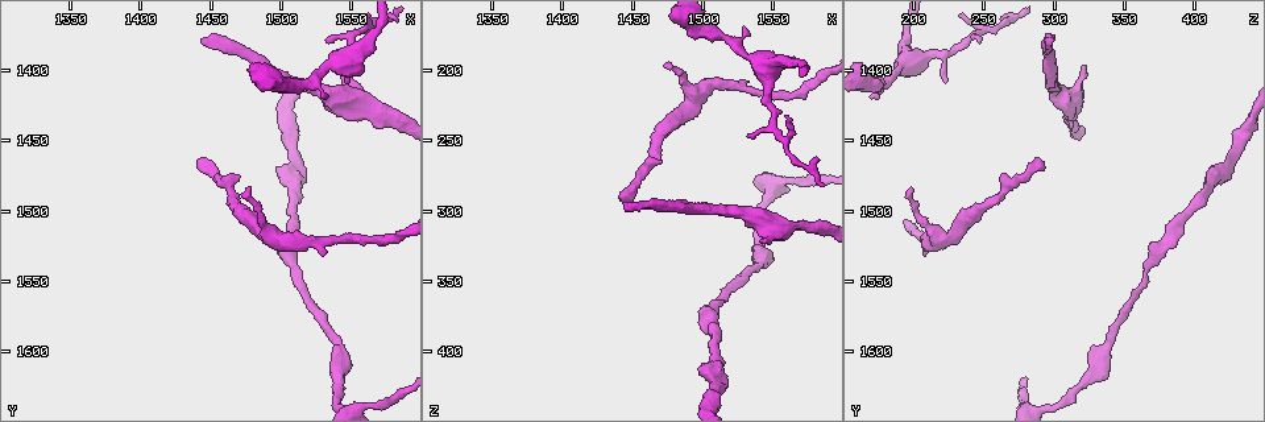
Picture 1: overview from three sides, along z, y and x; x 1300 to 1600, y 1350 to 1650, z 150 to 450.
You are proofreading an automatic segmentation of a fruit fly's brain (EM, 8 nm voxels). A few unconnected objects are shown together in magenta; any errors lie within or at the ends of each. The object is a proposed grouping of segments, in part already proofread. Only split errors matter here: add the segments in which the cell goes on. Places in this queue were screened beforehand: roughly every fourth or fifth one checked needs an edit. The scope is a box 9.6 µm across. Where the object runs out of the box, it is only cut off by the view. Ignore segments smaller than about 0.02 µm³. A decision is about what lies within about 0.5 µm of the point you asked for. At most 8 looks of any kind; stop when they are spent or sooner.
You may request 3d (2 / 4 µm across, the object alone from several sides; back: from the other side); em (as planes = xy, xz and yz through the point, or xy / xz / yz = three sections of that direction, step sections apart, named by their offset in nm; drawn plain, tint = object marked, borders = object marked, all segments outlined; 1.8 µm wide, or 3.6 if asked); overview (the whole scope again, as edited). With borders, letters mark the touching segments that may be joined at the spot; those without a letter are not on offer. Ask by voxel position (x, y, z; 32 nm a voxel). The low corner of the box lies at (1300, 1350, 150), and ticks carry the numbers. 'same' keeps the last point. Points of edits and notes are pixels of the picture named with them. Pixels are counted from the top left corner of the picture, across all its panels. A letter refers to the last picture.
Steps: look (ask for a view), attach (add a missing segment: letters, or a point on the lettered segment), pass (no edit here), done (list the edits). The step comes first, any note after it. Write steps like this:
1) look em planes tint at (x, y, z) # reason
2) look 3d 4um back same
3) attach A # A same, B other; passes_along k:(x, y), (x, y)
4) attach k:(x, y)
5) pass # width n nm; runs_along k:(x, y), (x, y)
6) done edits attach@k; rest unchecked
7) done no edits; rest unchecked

look em planes borders at (1478, 1484, 198)

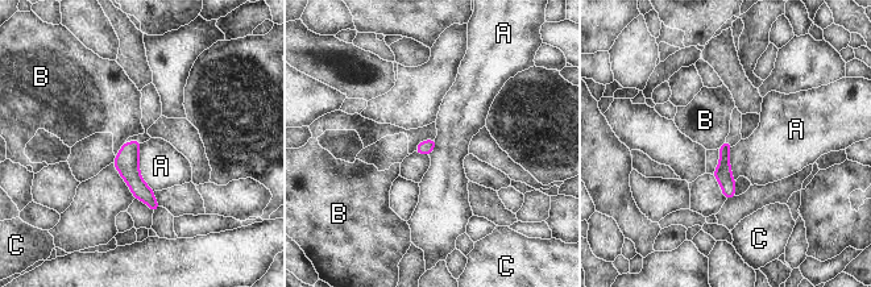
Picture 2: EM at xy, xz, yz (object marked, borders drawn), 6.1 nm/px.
pass # A other, B other, C other; border 2:(141, 144), (140, 175), (153, 191); no lettered segment goes on from it

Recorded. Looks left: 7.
look em planes tint at (1442, 1464, 288) # branch stops here

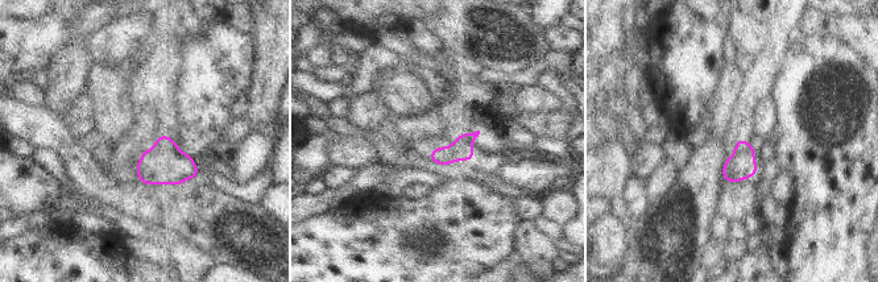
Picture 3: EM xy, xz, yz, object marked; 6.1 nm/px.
look em planes borders same

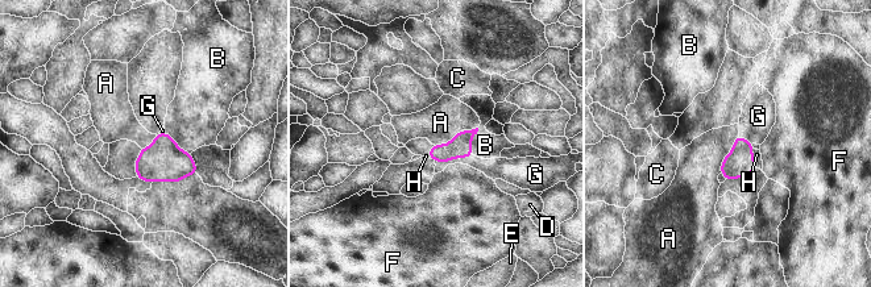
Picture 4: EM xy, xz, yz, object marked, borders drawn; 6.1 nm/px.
attach H # A other, B other, C other, D other, E other, F other, G other, H same; passes_along 4:(739, 162), (753, 158), (757, 154); it goes on there

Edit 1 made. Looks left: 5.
look 3d 4um at (1540, 1398, 322) # branch stops here

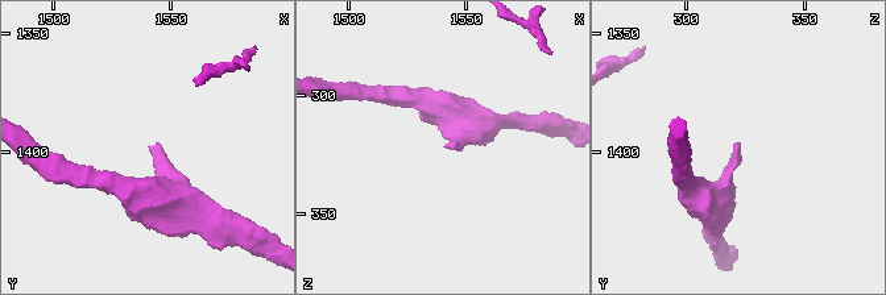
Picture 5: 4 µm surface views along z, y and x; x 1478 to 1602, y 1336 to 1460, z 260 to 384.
look em planes plain at (1541, 1397, 321)

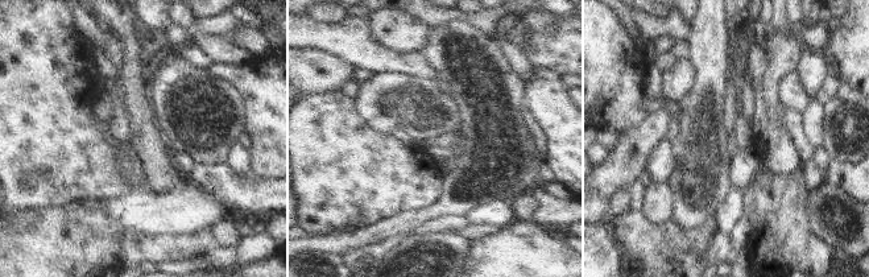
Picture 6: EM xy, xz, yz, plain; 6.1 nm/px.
look em planes borders same

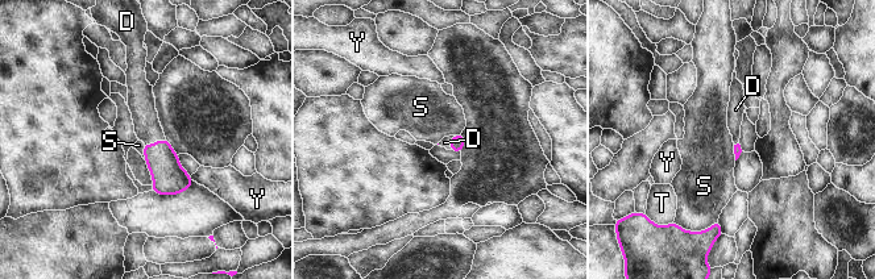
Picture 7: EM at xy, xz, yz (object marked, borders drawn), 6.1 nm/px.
attach D # D same, S other, T other, Y other; passes_along 7:(169, 178), (154, 142), (148, 129); it goes on there

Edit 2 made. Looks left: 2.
done edits attach@4, attach@7; rest unchecked

